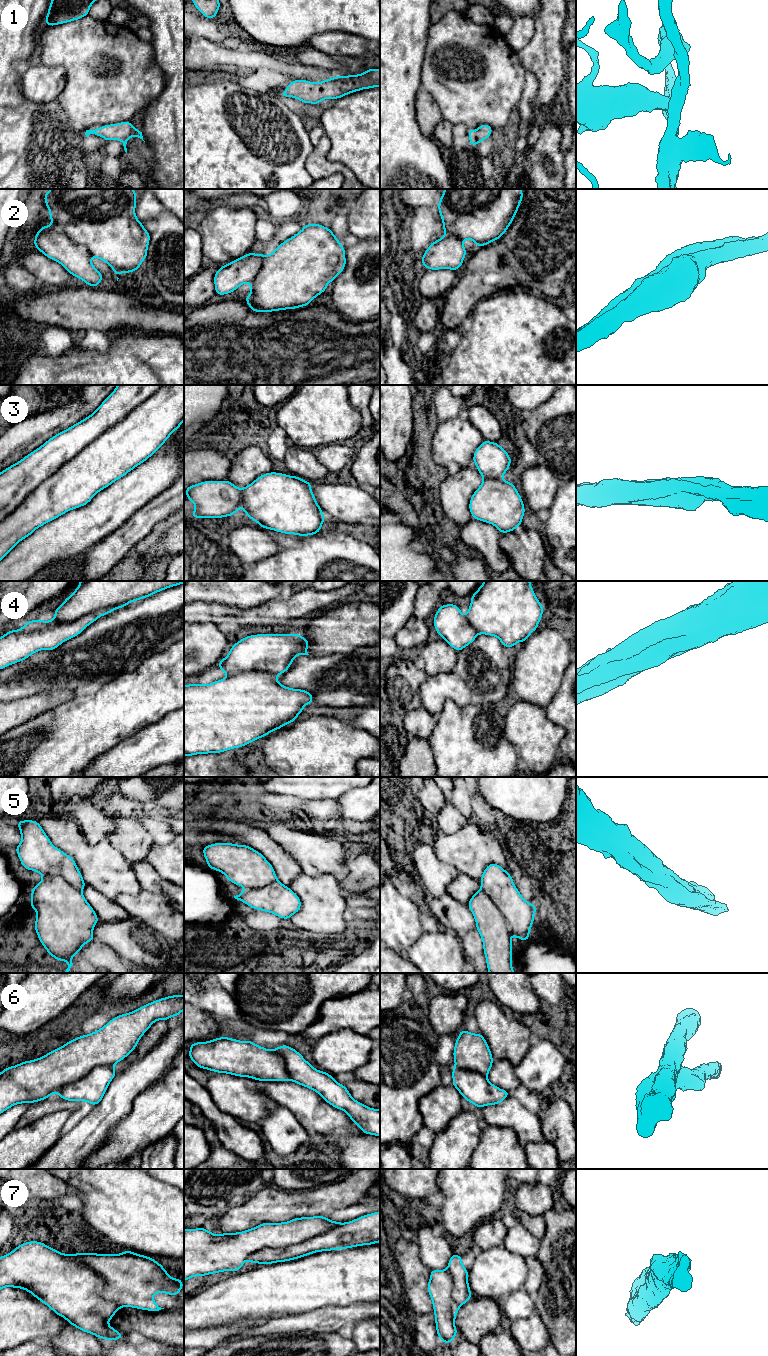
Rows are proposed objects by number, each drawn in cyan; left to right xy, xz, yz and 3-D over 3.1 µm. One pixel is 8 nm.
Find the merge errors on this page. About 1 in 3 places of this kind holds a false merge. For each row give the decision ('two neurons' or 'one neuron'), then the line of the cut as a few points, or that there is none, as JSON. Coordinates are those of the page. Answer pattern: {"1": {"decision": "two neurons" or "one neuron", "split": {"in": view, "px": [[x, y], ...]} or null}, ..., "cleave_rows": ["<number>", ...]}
{"1": {"decision": "one neuron", "split": null}, "2": {"decision": "one neuron", "split": null}, "3": {"decision": "two neurons", "split": {"in": "xy", "px": [[162, 385], [44, 479], [12, 512], [0, 521]]}}, "4": {"decision": "two neurons", "split": {"in": "xy", "px": [[127, 603], [87, 613], [71, 622], [56, 622], [52, 619]]}}, "5": {"decision": "two neurons", "split": {"in": "yz", "px": [[481, 889], [504, 917], [511, 933]]}}, "6": {"decision": "one neuron", "split": null}, "7": {"decision": "one neuron", "split": null}, "cleave_rows": ["3", "4", "5"]}

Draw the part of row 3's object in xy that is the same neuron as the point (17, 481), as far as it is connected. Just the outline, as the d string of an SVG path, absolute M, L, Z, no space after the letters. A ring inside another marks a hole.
M118 385L88 417L59 432L0 472L0 521L13 513L44 480L162 385Z

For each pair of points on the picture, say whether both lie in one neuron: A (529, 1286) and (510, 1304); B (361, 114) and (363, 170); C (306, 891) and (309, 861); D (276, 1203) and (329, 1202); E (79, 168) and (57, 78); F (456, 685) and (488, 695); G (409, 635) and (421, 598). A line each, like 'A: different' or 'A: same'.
A: different
B: same
C: different
D: same
E: different
F: same
G: same

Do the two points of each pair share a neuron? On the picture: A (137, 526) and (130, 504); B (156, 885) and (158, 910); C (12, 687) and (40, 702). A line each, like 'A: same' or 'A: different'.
A: different
B: different
C: same

